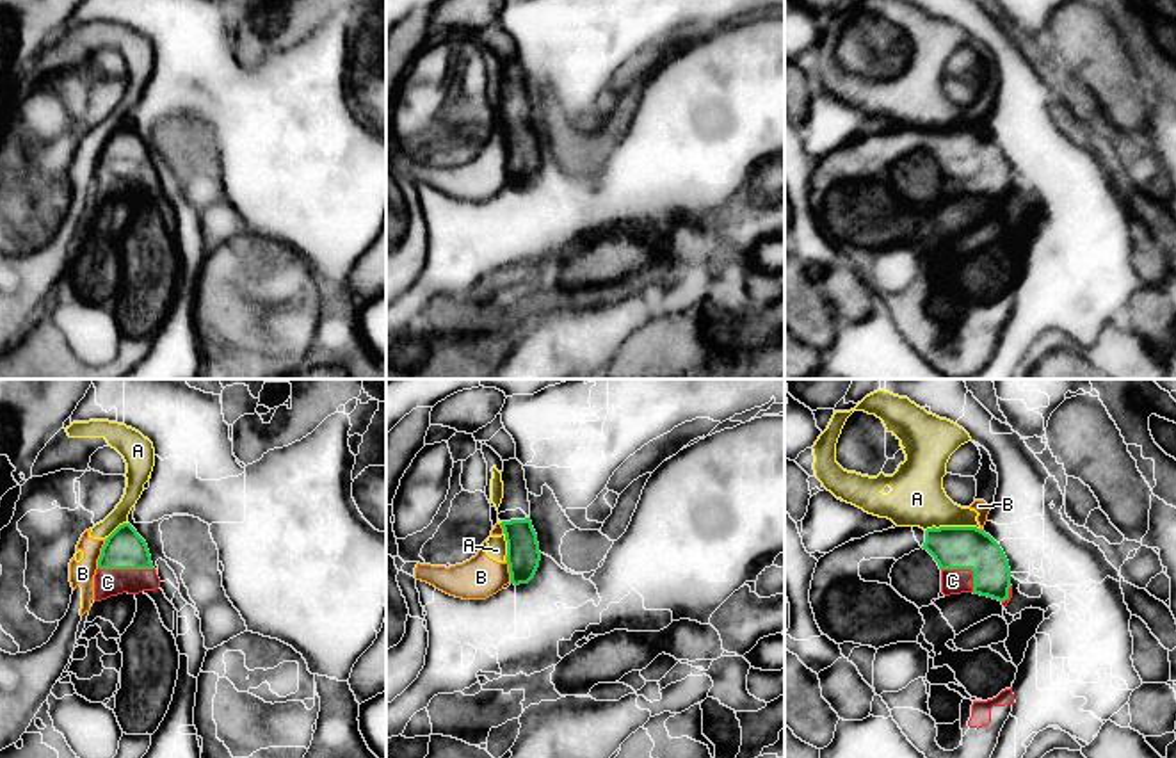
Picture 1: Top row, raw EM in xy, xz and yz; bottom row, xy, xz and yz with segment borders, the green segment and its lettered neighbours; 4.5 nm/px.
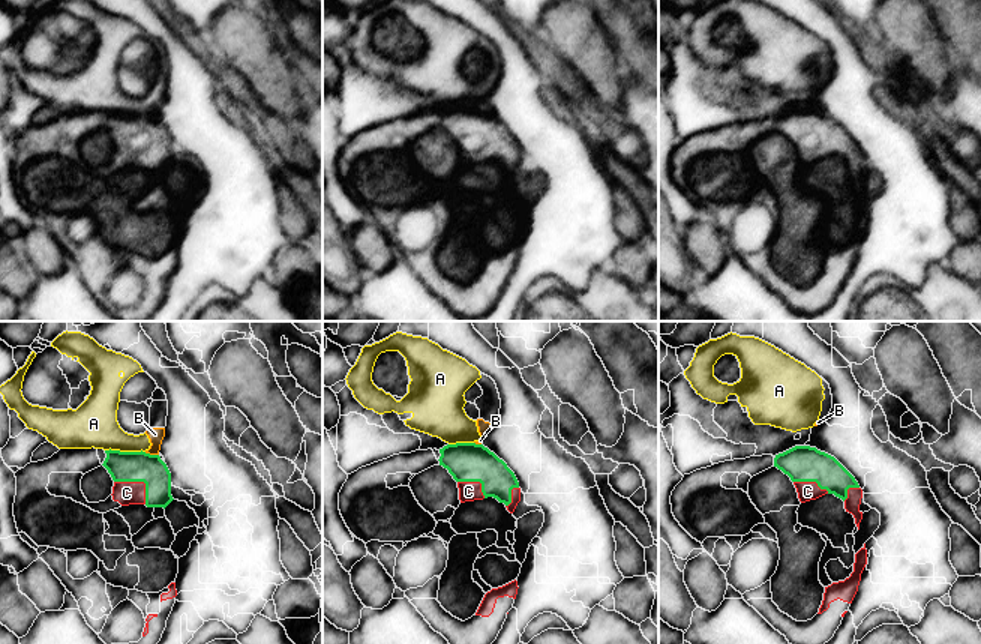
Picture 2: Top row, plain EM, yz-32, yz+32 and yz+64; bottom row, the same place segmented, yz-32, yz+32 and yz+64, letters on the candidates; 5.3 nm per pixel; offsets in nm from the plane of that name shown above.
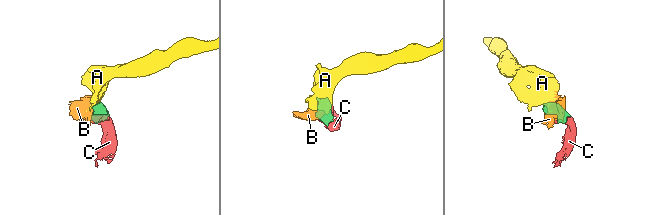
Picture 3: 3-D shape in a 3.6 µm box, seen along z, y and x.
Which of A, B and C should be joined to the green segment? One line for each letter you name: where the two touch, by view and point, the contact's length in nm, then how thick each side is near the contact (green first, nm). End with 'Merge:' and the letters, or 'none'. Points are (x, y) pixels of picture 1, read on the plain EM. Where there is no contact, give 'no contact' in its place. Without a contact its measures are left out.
C: meets green in xy at (127, 169); contact 260 nm long; 180 nm thick on the green side, 130 nm on the other
Merge: C

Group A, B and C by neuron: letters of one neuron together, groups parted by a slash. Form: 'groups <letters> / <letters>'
groups A B / C

